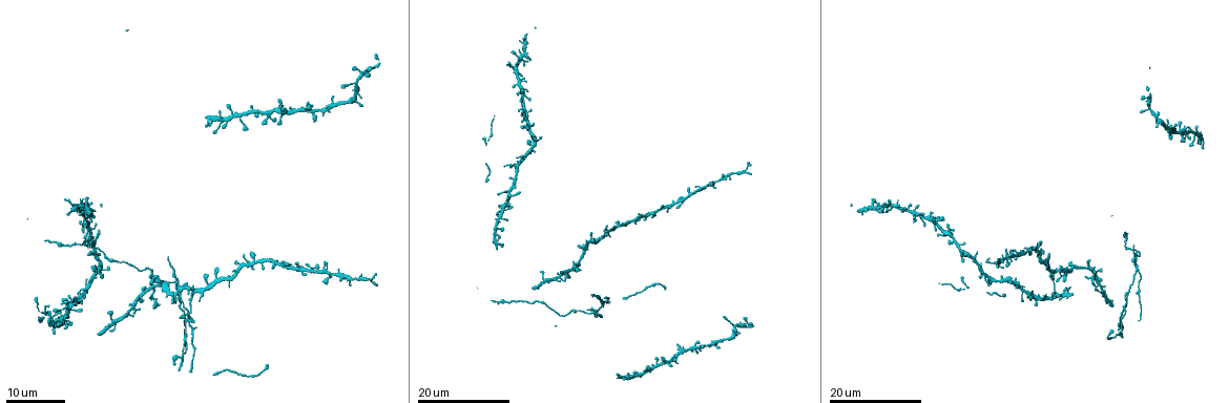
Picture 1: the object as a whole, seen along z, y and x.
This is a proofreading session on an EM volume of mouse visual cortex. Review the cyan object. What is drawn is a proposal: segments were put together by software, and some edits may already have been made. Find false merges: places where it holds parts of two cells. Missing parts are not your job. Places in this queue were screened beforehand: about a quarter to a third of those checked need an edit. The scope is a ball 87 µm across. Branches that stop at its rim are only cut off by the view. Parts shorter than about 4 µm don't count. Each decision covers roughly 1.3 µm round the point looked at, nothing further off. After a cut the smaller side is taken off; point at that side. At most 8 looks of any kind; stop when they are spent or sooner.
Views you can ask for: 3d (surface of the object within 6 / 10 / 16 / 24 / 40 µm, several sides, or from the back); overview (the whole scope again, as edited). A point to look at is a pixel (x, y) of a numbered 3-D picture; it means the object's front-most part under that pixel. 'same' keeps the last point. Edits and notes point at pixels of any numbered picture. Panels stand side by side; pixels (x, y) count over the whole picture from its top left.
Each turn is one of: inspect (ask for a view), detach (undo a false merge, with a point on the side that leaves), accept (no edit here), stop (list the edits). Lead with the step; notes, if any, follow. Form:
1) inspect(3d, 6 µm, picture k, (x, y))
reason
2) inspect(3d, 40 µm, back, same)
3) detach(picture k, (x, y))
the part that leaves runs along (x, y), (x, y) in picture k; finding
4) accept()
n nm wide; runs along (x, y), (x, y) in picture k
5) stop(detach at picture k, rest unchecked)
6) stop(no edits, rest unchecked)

inspect(3d, 24 µm, picture 1, (608, 229))
four or more arms meet

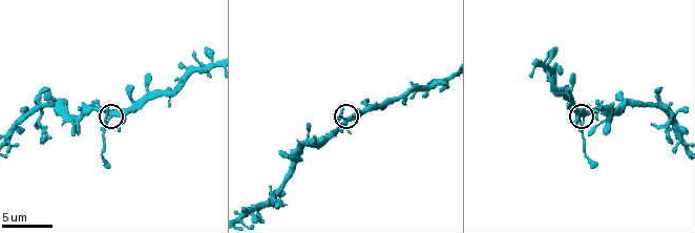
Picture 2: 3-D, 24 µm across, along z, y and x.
inspect(3d, 10 µm, picture 2, (109, 118))
zoom in

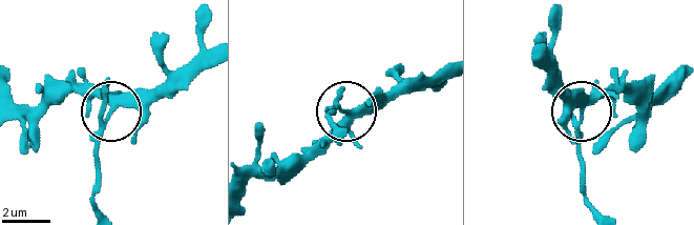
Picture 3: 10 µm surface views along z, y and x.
accept()
runs along (246, 182), (288, 169), (345, 111), (330, 109) in picture 3; continuous, no second cell

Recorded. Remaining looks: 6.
inspect(3d, 24 µm, picture 1, (1134, 266))
looks like a crossing

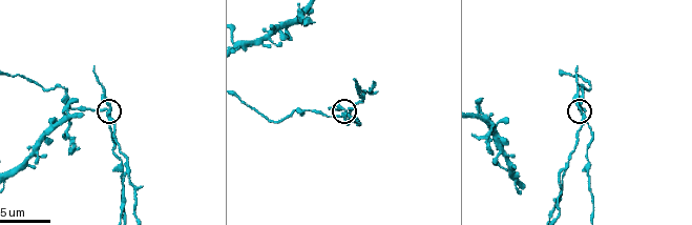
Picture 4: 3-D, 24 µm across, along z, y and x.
inspect(3d, 10 µm, picture 4, (111, 114))

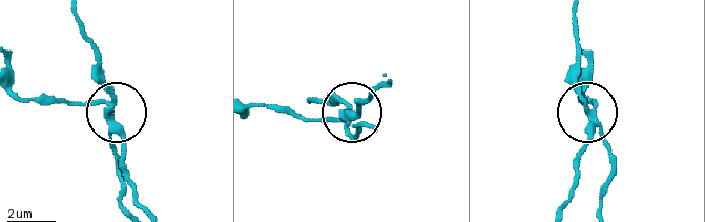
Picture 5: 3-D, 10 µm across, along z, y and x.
detach(picture 5, (80, 101))
4 arms; the part that leaves runs along (112, 113), (97, 103), (48, 103), (18, 91) in picture 5; a second cell is stuck on

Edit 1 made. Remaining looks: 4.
inspect(overview)

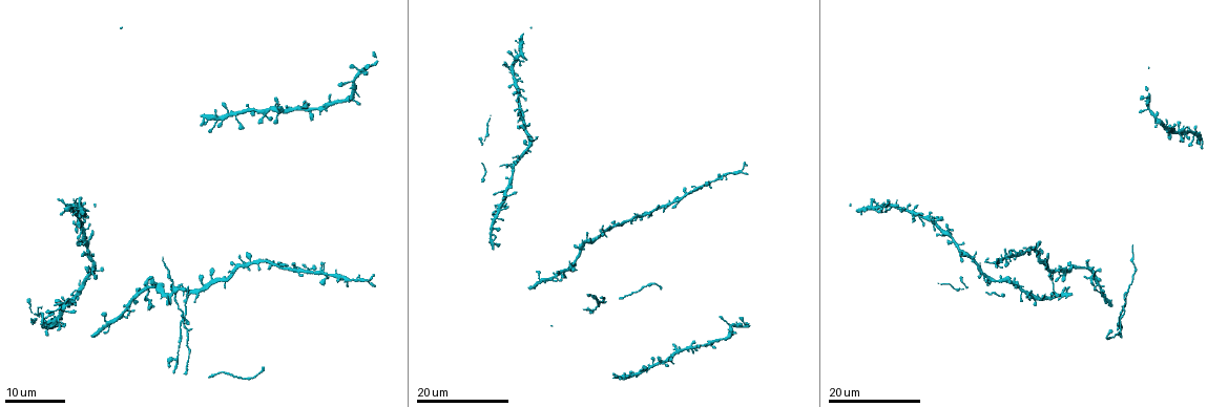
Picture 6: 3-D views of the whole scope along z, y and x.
inspect(3d, 24 µm, picture 6, (1124, 292))
a fork

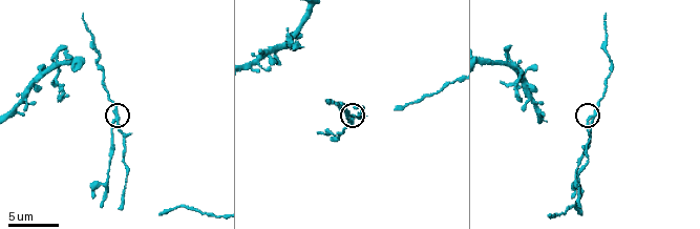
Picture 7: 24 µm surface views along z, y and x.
inspect(3d, 10 µm, picture 7, (116, 119))

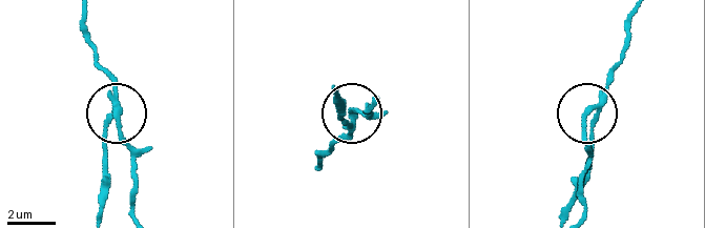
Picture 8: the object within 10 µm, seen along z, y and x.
detach(picture 8, (104, 138))
180 nm wide; the part that leaves runs along (111, 105), (99, 212) in picture 8; a second cell is stuck on

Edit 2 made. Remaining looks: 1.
stop(detach at picture 5, detach at picture 8, rest unchecked)

